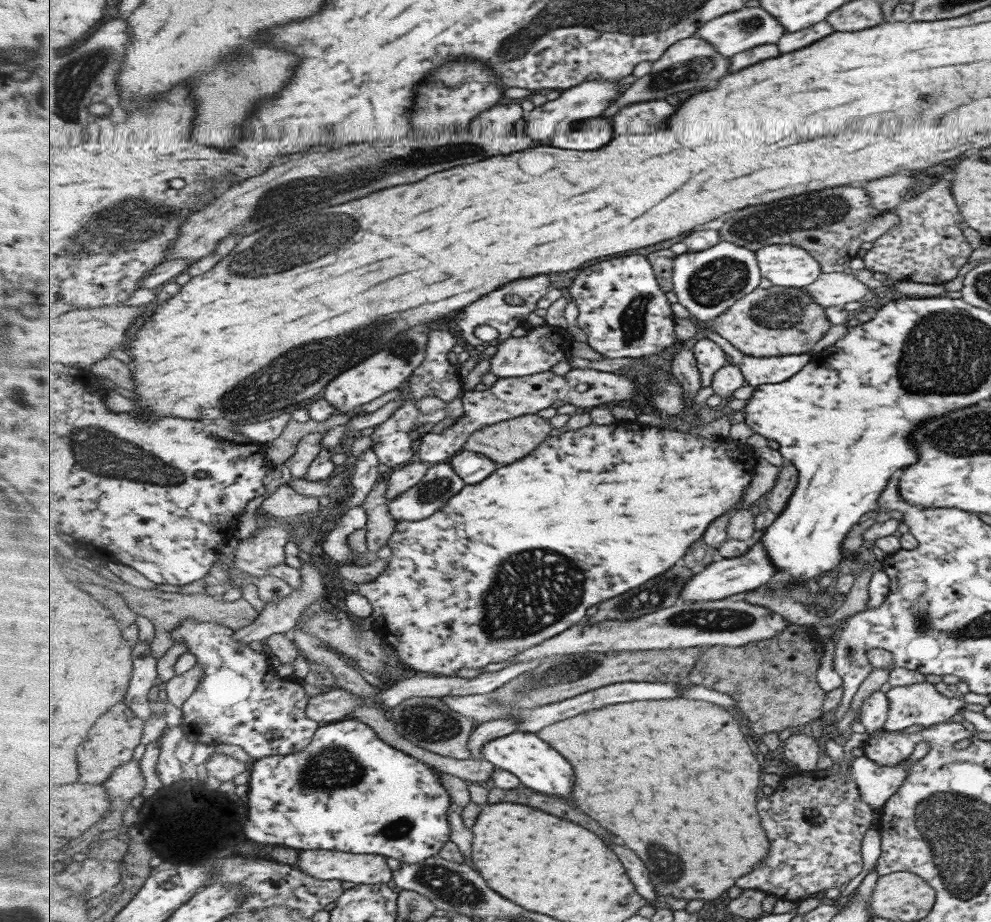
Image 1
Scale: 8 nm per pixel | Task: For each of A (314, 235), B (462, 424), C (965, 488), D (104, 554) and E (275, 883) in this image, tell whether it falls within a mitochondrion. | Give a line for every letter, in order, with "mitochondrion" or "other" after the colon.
A: mitochondrion
B: other
C: other
D: other
E: other

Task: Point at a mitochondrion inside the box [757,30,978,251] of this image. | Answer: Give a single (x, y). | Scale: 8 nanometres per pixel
(923, 111)

